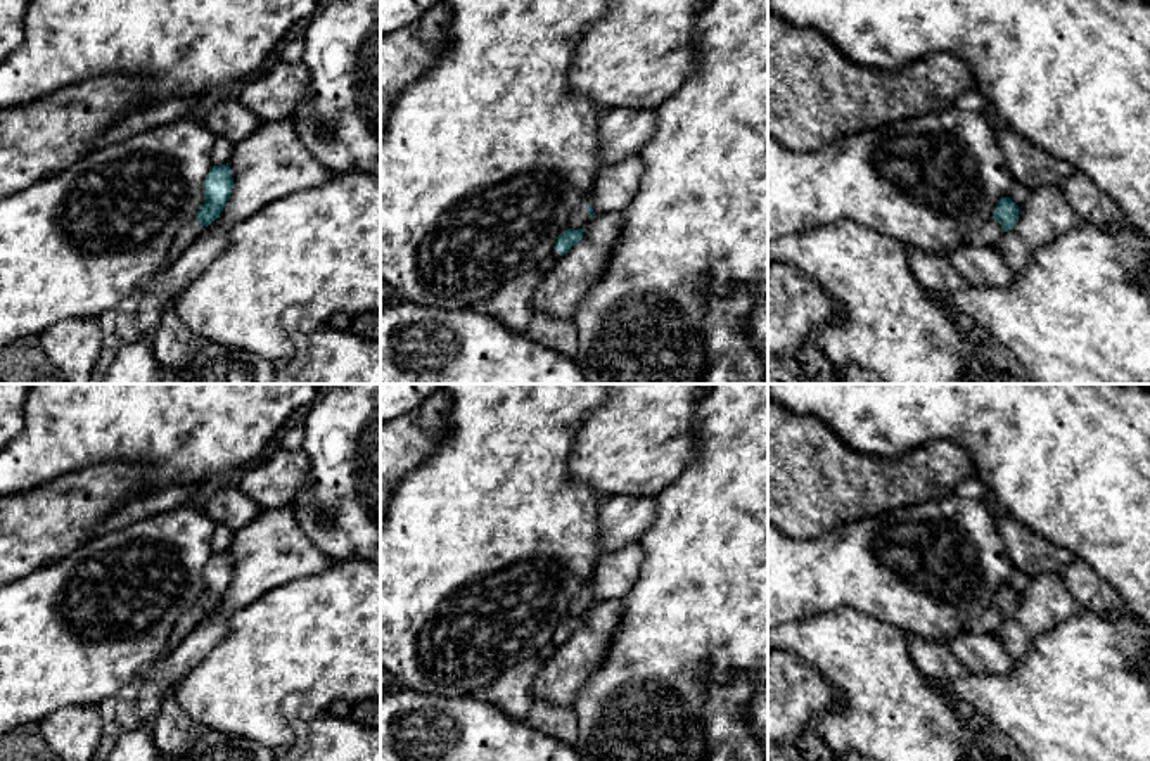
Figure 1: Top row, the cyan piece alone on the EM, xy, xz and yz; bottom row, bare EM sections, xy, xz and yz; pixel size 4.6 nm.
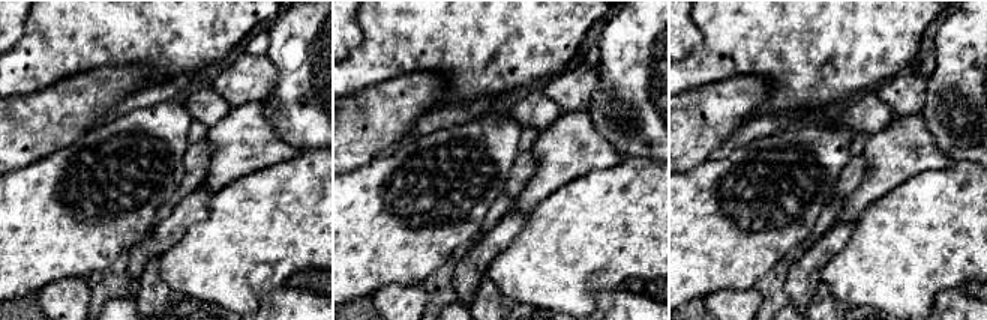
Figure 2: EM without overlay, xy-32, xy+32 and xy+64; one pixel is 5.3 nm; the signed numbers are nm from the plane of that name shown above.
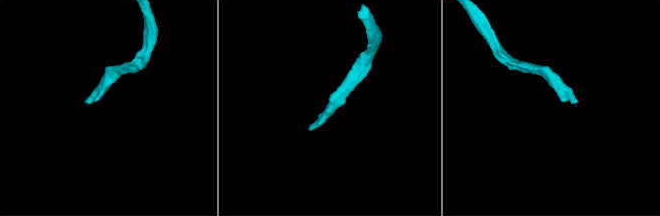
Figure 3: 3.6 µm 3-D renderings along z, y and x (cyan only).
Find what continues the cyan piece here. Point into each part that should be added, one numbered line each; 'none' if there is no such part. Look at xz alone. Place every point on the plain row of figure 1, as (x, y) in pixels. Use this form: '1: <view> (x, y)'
1: xz (578, 607)

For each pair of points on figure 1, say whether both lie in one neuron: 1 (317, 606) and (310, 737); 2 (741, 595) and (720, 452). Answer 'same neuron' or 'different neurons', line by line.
1: different neurons
2: same neuron

